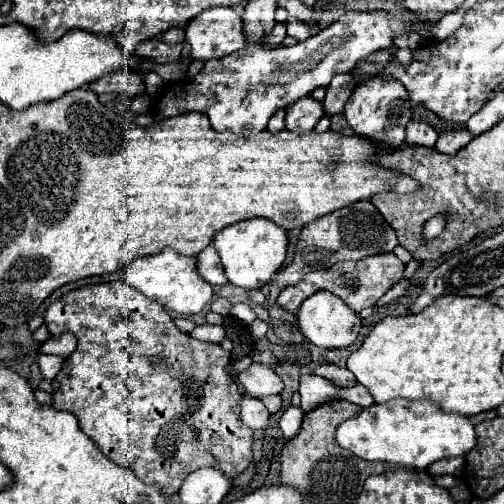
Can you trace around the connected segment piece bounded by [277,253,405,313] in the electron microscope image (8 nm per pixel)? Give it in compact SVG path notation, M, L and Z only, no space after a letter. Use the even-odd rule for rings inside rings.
M381 253L381 255L375 255L375 257L365 257L365 259L359 259L359 261L343 261L343 263L337 263L335 267L329 267L329 269L321 269L321 271L313 271L313 273L307 273L299 283L295 283L293 287L285 287L285 291L279 293L277 297L277 303L291 311L291 313L297 313L299 305L303 299L307 299L309 295L313 295L315 291L331 291L333 295L341 297L355 313L367 309L367 307L373 307L379 297L389 289L393 287L395 283L399 283L401 279L401 273L403 273L403 263L393 255L393 253Z

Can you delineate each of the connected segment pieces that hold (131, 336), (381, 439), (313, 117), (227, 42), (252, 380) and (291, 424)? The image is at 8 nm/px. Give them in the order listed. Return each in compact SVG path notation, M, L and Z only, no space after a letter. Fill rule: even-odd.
M111 281L111 283L99 283L99 285L85 285L79 289L69 291L67 295L59 297L53 305L47 307L45 311L45 323L49 327L51 335L63 335L63 333L73 333L77 337L77 349L65 357L65 363L61 367L61 371L57 373L55 381L59 383L59 389L53 393L53 407L55 409L67 409L71 413L77 415L79 419L79 427L85 431L87 437L91 437L97 447L113 461L117 461L123 467L131 467L133 473L151 485L159 485L161 487L161 495L165 499L173 499L177 495L177 491L181 489L181 483L187 479L187 475L191 475L193 471L201 469L201 467L215 467L219 471L223 471L223 475L227 475L227 479L237 479L247 465L251 463L251 441L253 441L253 433L251 429L247 429L241 419L239 419L239 403L241 403L241 393L237 389L235 379L227 373L227 367L231 363L231 353L225 351L221 345L217 343L205 343L205 341L197 341L187 333L181 333L177 329L177 325L173 323L173 319L169 317L169 313L163 309L163 305L147 299L145 295L141 295L139 291L135 291L129 283L125 281Z
M391 399L387 403L373 403L363 407L359 415L339 423L335 441L339 447L365 461L381 461L409 469L427 469L439 459L459 457L471 451L475 447L475 431L467 417L443 413L435 403Z
M305 95L303 99L297 99L291 107L285 111L285 127L293 133L307 133L313 131L315 123L323 117L323 103L313 99L311 95Z
M209 7L185 27L185 39L191 45L193 59L219 59L241 49L243 21L231 7Z
M253 363L249 369L241 371L237 377L245 389L245 395L251 395L255 399L279 395L283 389L283 381L279 379L279 375L271 367L265 367L261 363Z
M287 407L285 409L285 413L281 415L281 421L279 421L279 427L281 427L285 439L293 439L295 433L299 433L301 419L303 419L301 407Z

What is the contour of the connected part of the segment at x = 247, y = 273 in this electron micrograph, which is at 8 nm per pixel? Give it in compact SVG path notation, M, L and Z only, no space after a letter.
M247 219L215 233L215 239L211 241L211 245L217 249L225 275L233 285L239 285L245 289L259 289L261 285L271 281L273 273L285 261L287 231L277 227L269 219Z

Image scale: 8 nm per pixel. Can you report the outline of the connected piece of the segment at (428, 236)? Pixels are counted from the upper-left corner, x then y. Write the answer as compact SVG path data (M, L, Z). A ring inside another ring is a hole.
M447 215L431 217L431 219L425 223L425 227L423 227L423 241L425 241L425 243L431 241L431 239L435 239L435 235L445 229L445 217L447 217Z

